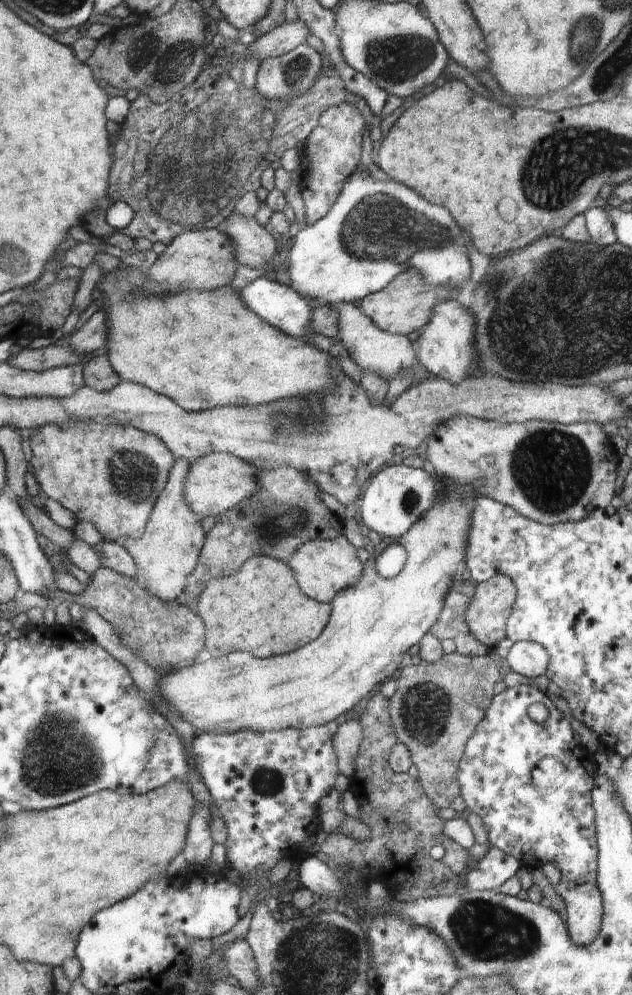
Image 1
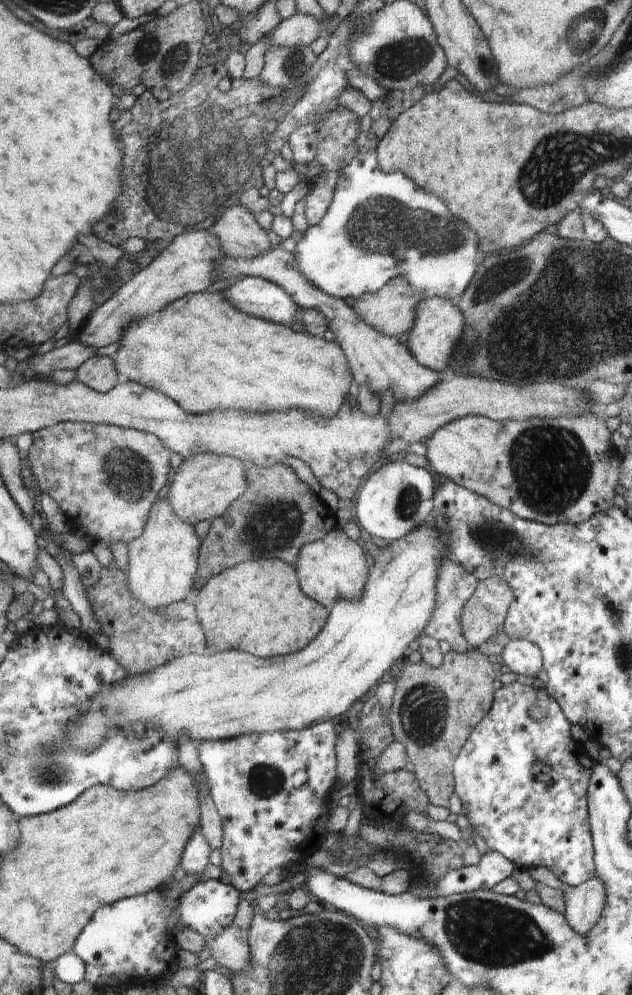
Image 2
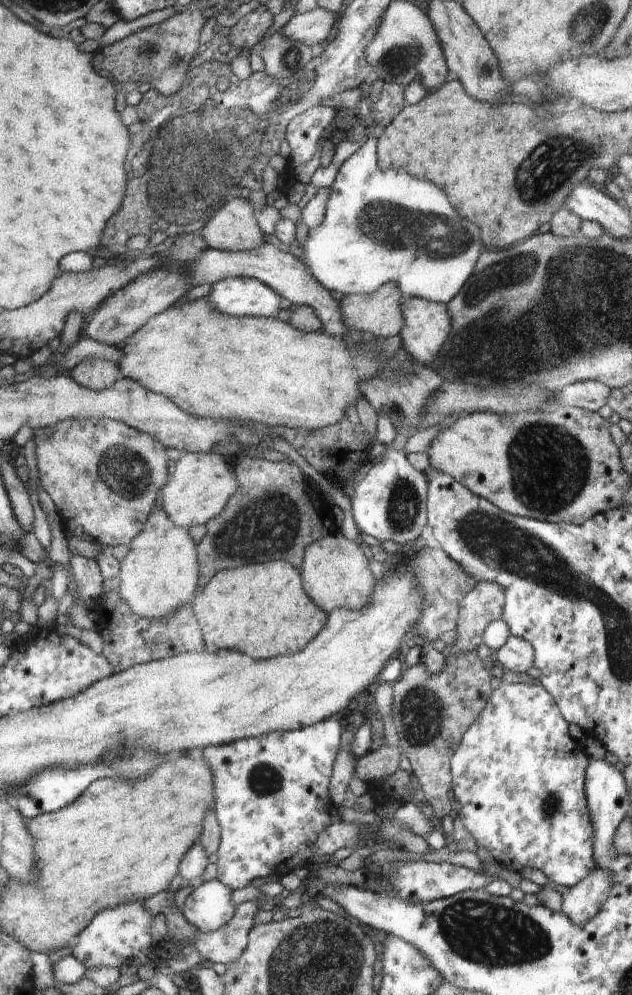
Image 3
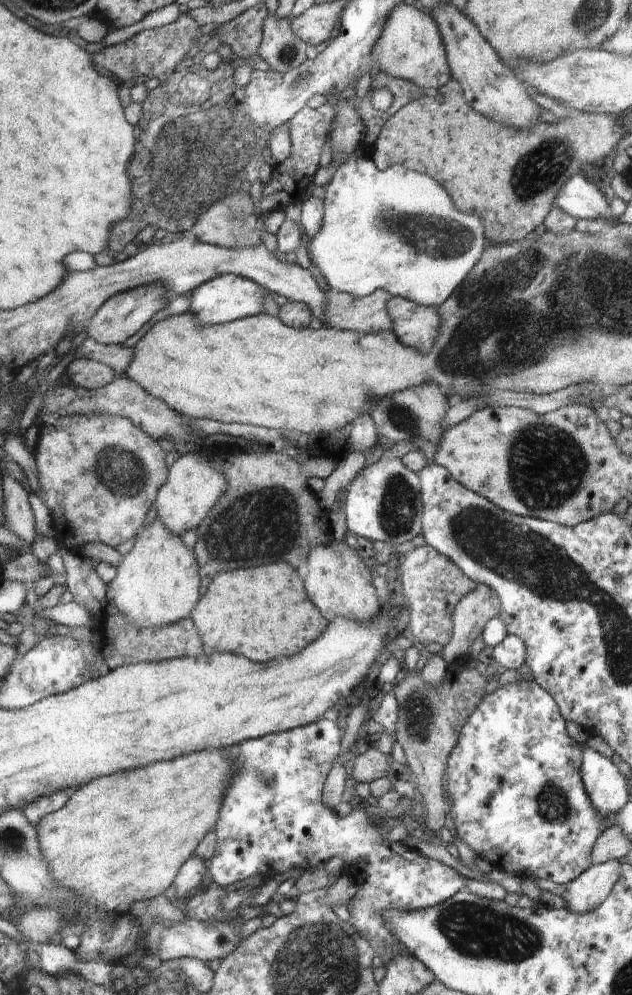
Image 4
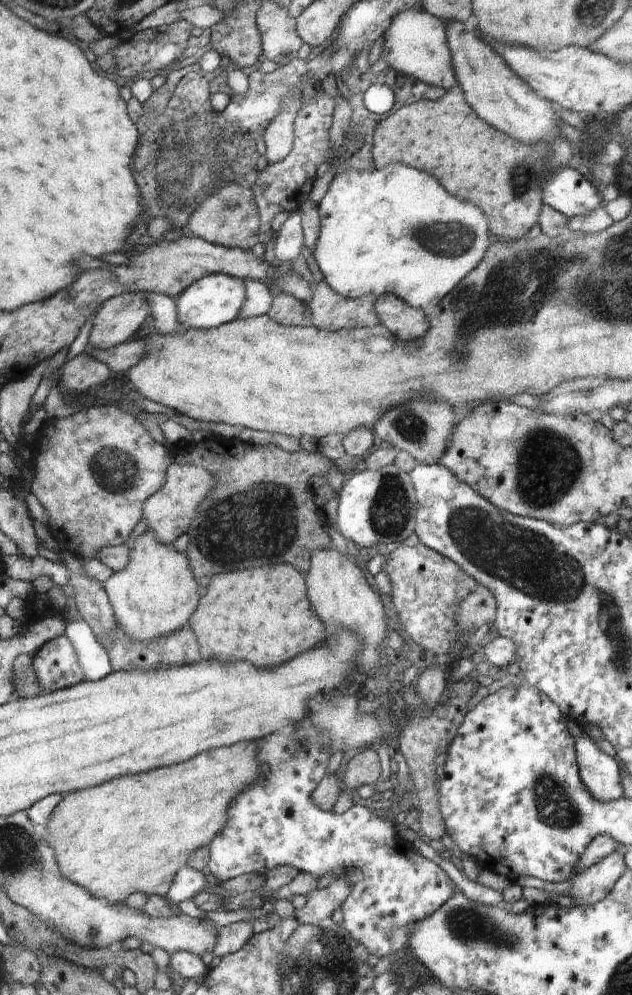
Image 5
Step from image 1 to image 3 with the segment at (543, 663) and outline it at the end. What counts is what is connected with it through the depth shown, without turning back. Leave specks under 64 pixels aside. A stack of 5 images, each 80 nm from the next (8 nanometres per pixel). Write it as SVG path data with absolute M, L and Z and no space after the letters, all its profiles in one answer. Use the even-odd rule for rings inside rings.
M510 636L494 654L504 668L516 673L525 673L534 663L533 646L525 639L516 636Z

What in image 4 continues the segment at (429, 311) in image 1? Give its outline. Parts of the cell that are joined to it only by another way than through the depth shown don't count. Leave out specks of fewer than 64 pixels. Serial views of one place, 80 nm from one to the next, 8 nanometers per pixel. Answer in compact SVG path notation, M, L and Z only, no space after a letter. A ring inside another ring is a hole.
M330 289L325 296L328 305L321 325L362 333L392 329L393 320L388 310L391 296L388 291L376 290L366 297L354 297Z

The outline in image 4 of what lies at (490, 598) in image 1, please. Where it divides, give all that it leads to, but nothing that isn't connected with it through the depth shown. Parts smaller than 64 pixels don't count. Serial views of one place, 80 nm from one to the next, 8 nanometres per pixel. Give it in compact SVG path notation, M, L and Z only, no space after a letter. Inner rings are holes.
M478 584L477 589L461 599L453 614L453 638L443 646L440 655L448 665L456 663L466 648L482 633L482 628L501 614L500 596L492 587Z

